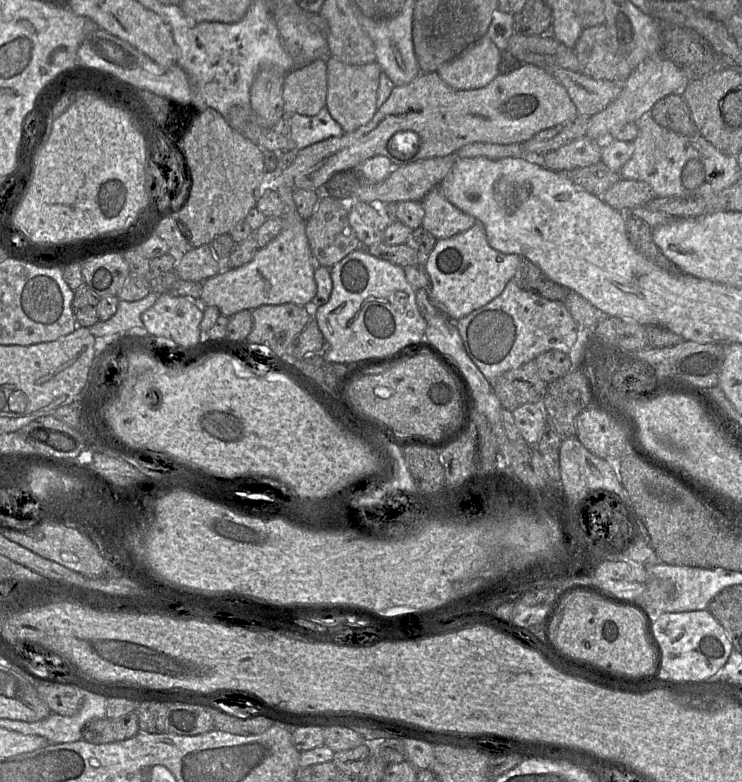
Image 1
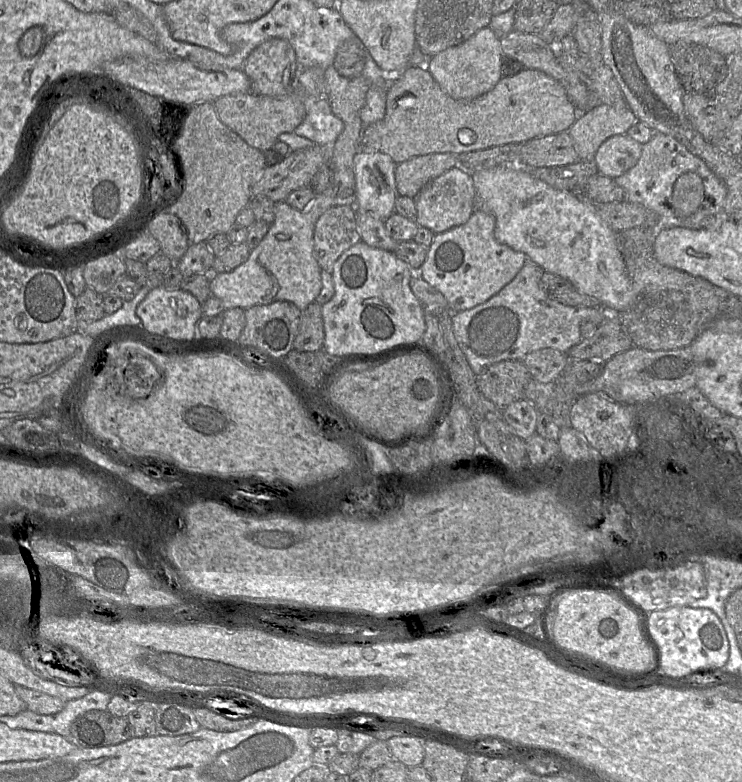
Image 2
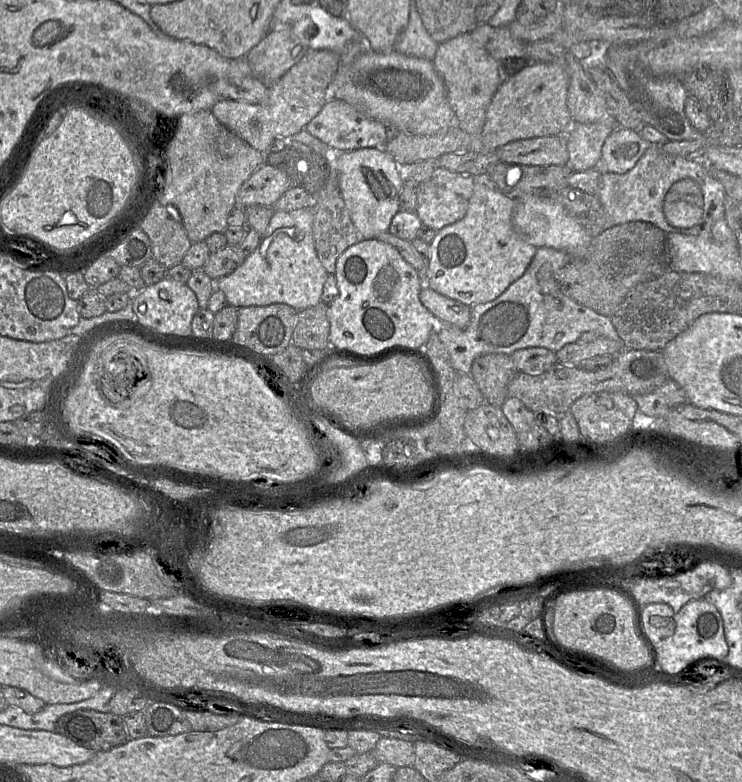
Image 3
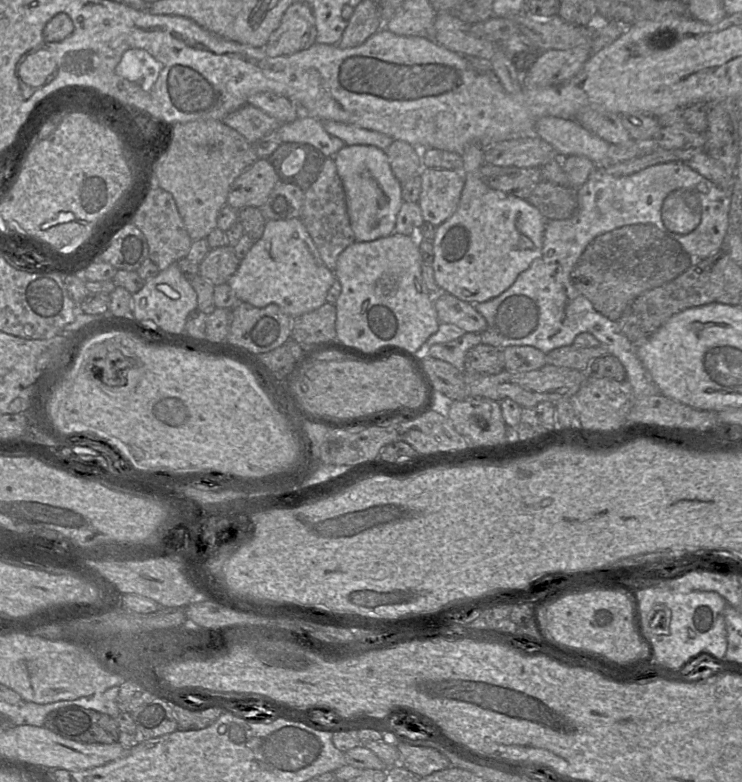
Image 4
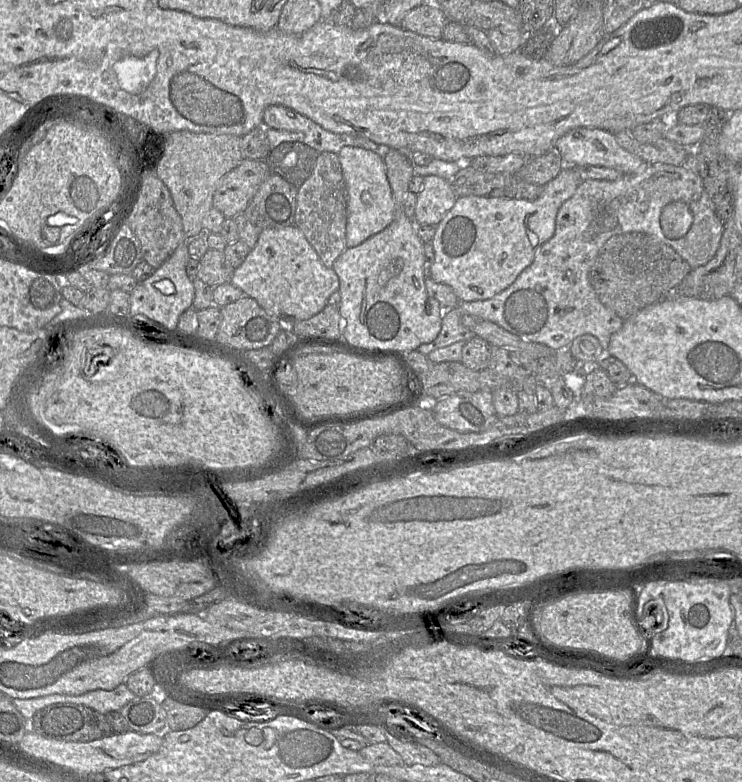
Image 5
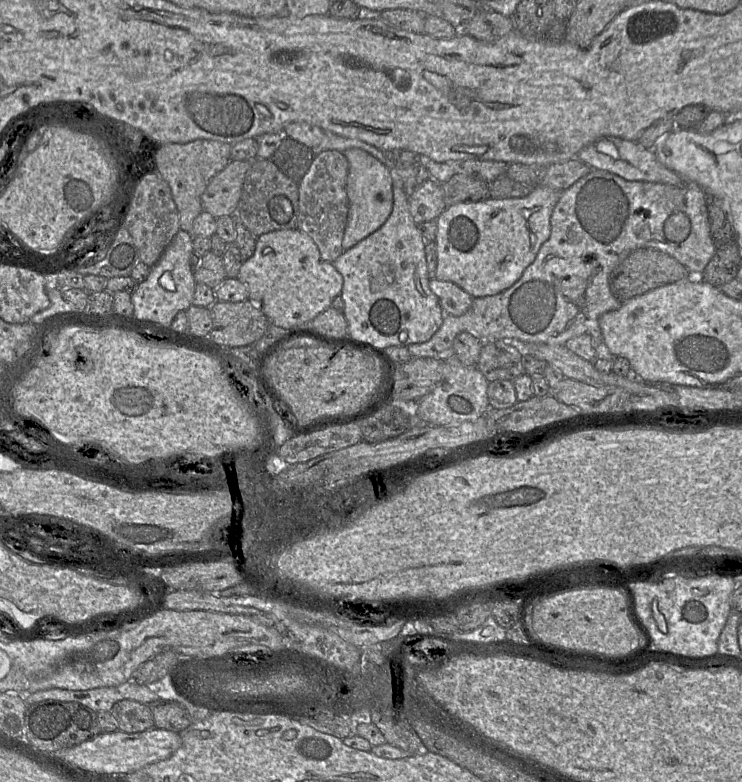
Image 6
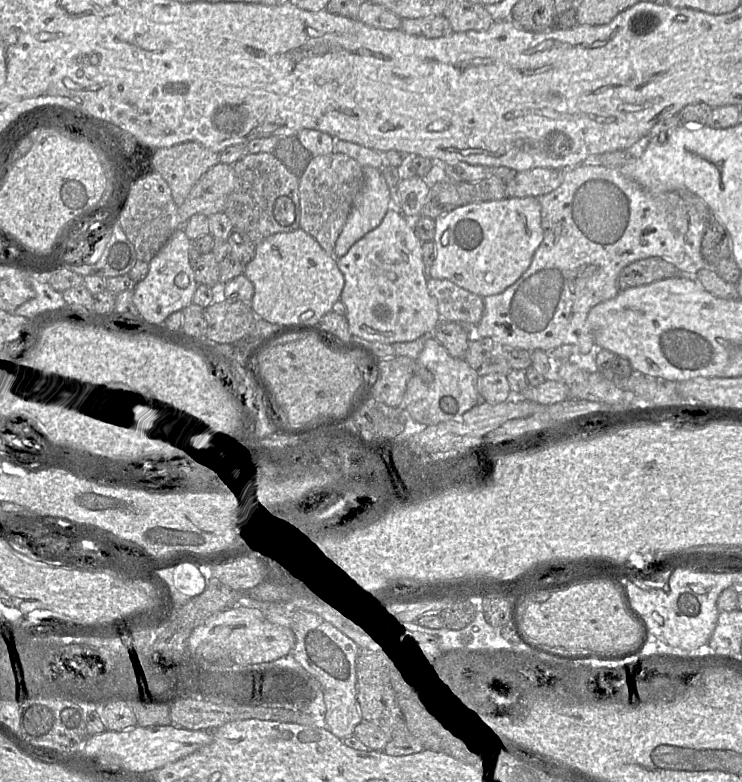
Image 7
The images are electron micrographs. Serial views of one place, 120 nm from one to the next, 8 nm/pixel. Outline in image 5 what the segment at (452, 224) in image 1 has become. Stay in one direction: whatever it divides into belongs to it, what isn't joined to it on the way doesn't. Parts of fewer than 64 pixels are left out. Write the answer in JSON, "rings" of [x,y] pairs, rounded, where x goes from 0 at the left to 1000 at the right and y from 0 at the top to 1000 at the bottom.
{"rings":[[[586,224],[571,225],[570,239],[561,249],[559,286],[589,289],[615,258],[605,230]]]}

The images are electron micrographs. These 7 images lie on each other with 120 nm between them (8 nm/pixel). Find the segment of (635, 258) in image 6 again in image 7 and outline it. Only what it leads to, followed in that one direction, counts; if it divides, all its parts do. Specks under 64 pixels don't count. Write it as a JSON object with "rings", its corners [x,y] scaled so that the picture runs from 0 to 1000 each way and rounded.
{"rings":[[[873,329],[858,332],[841,341],[832,357],[836,372],[877,363],[880,361],[911,354],[914,343],[892,329]]]}

